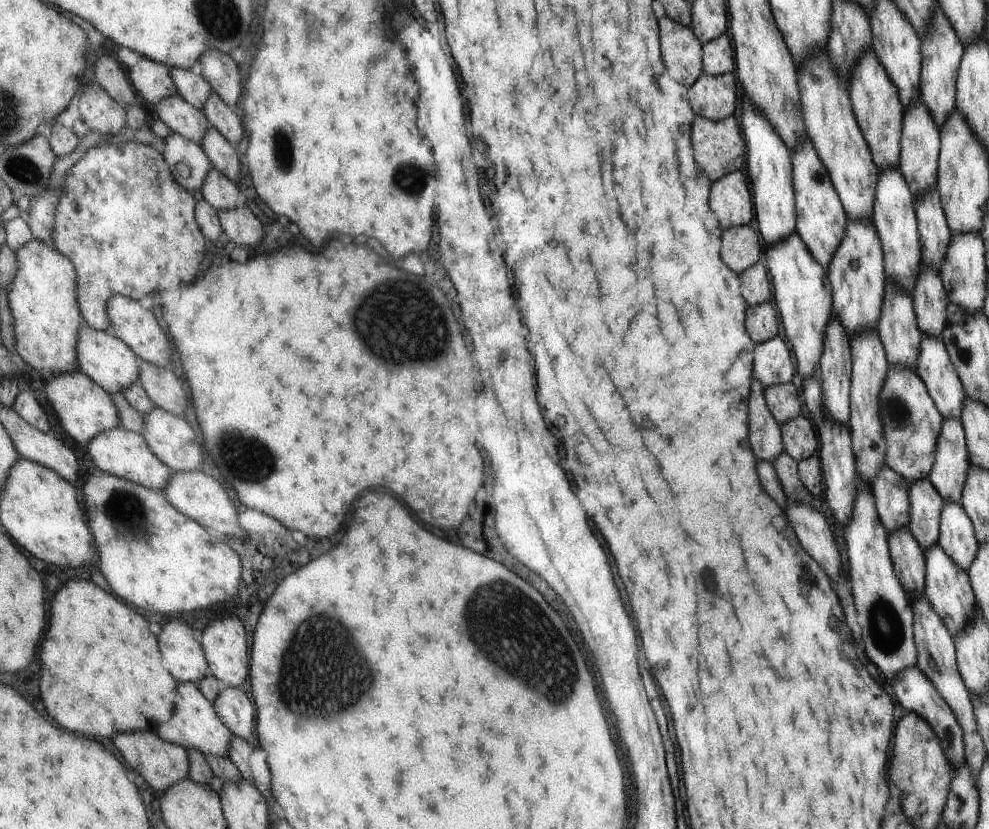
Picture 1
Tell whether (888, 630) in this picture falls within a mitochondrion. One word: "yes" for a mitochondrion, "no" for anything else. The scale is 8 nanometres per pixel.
yes

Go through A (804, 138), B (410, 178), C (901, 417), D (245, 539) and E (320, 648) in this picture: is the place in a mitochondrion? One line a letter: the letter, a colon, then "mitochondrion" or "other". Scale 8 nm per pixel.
A: other
B: mitochondrion
C: mitochondrion
D: other
E: mitochondrion

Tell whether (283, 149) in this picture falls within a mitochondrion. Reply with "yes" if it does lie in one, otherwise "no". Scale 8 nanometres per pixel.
yes

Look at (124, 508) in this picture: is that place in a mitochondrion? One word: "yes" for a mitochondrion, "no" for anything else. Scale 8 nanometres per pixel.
yes

